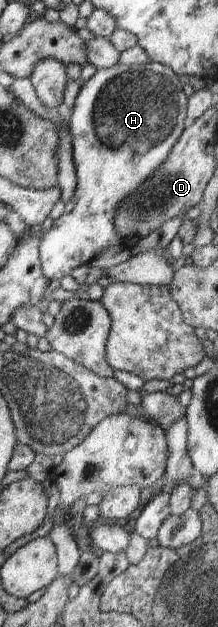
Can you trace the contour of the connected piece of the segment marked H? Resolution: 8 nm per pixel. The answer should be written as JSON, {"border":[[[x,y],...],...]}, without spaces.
{"border":[[[152,62],[139,66],[119,63],[113,68],[99,69],[83,84],[69,118],[72,160],[77,176],[75,194],[65,204],[65,212],[57,220],[52,220],[51,230],[40,233],[39,259],[42,272],[49,281],[69,276],[76,267],[90,263],[104,248],[123,245],[115,228],[117,210],[127,198],[137,194],[141,184],[145,184],[159,166],[165,164],[165,158],[169,158],[186,128],[188,97],[183,87],[173,70]]]}

